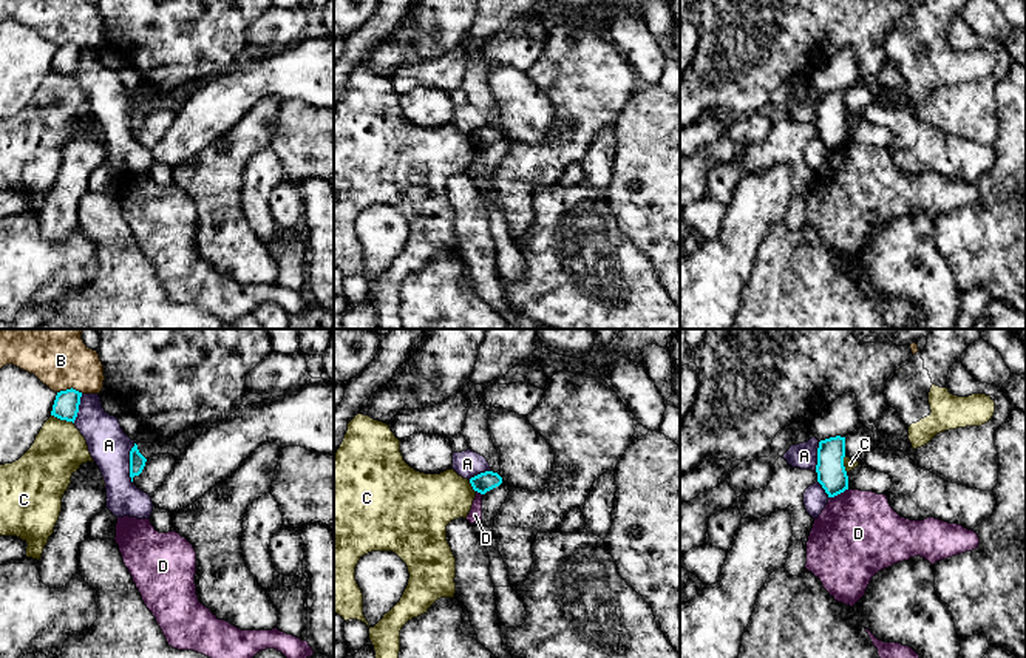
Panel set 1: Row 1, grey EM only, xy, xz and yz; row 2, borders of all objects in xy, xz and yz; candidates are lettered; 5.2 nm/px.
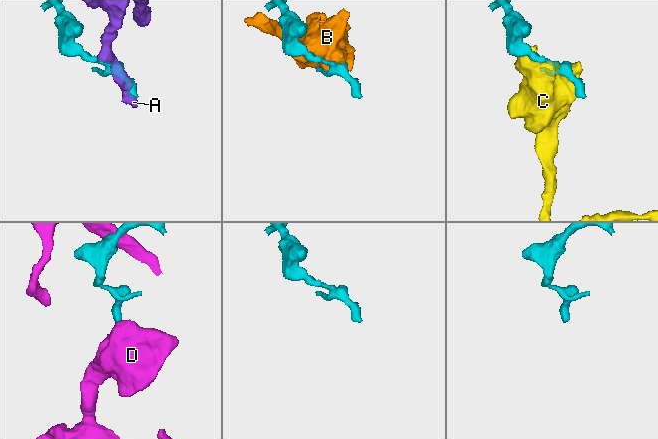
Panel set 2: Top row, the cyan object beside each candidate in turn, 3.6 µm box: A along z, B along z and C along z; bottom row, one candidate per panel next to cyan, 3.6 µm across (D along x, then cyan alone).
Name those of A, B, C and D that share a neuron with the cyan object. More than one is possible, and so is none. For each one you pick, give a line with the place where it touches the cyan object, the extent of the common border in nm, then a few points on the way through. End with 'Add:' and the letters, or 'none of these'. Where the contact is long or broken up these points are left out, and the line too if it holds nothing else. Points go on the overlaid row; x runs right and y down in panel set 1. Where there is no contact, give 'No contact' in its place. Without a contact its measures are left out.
Add: none of these

